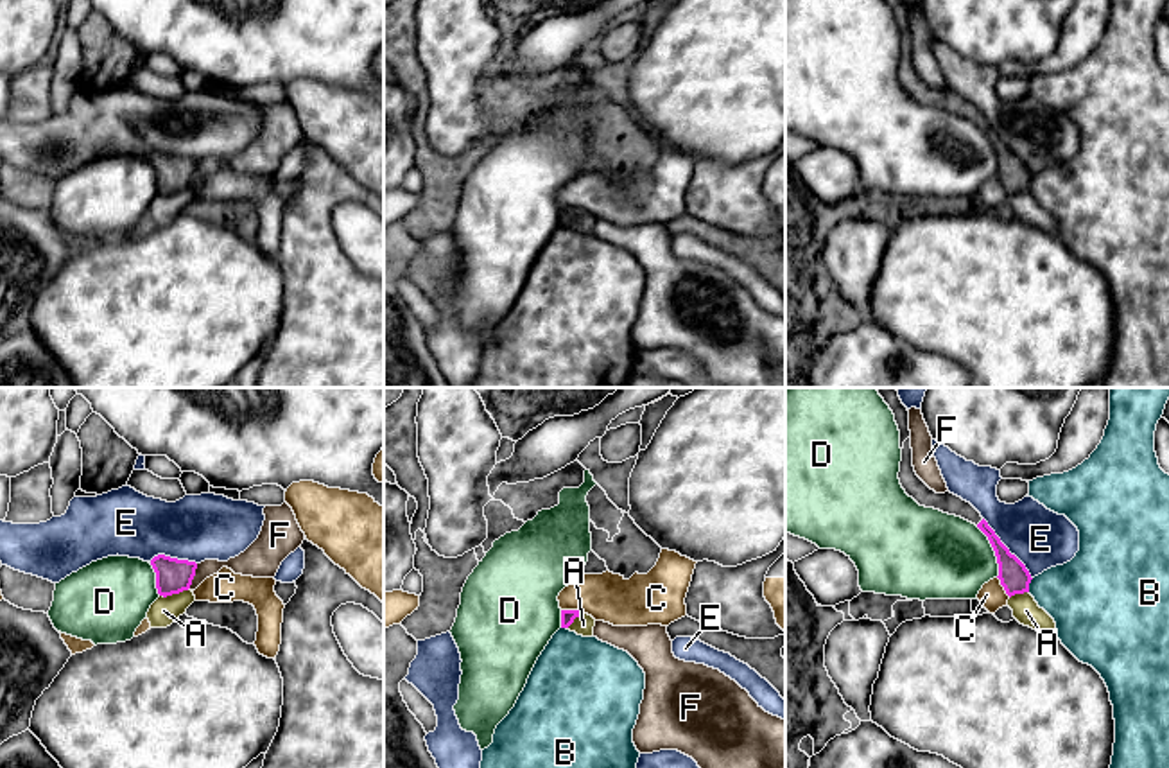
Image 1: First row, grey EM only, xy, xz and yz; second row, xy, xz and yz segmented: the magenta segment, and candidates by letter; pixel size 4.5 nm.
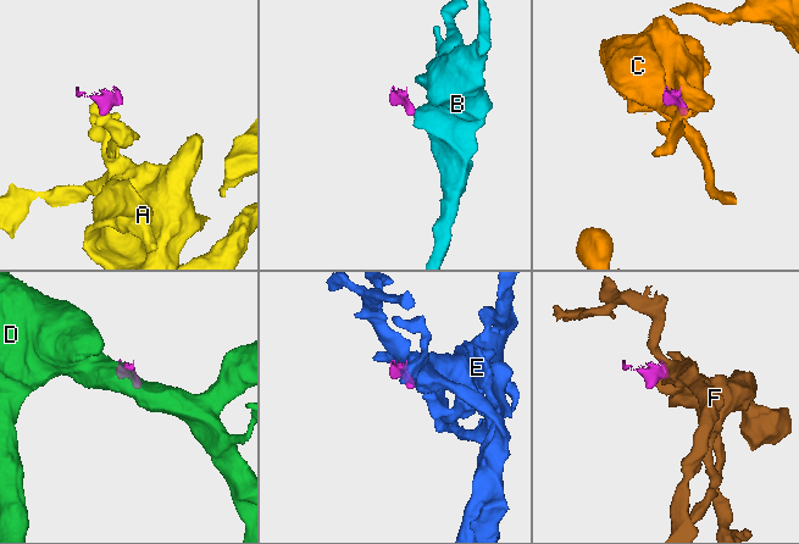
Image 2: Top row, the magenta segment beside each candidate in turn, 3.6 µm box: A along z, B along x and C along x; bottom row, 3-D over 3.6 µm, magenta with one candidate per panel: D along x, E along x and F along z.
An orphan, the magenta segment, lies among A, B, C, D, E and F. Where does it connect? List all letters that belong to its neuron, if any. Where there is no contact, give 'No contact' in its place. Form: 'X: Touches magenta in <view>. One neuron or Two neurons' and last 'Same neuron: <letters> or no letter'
A: Touches magenta in xy. Two neurons
B: Touches magenta in yz. Two neurons
C: Touches magenta in yz. Two neurons
D: Touches magenta in yz. Two neurons
E: Touches magenta in yz. Two neurons
F: Touches magenta in xy. Two neurons
Same neuron: no letter

